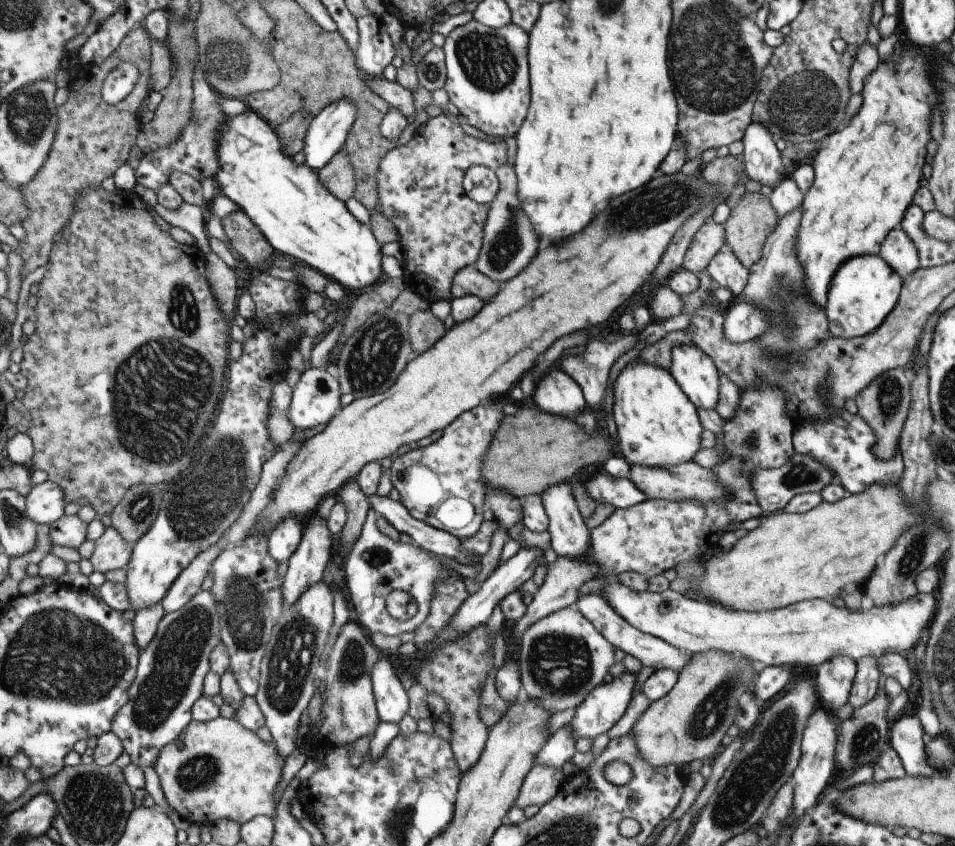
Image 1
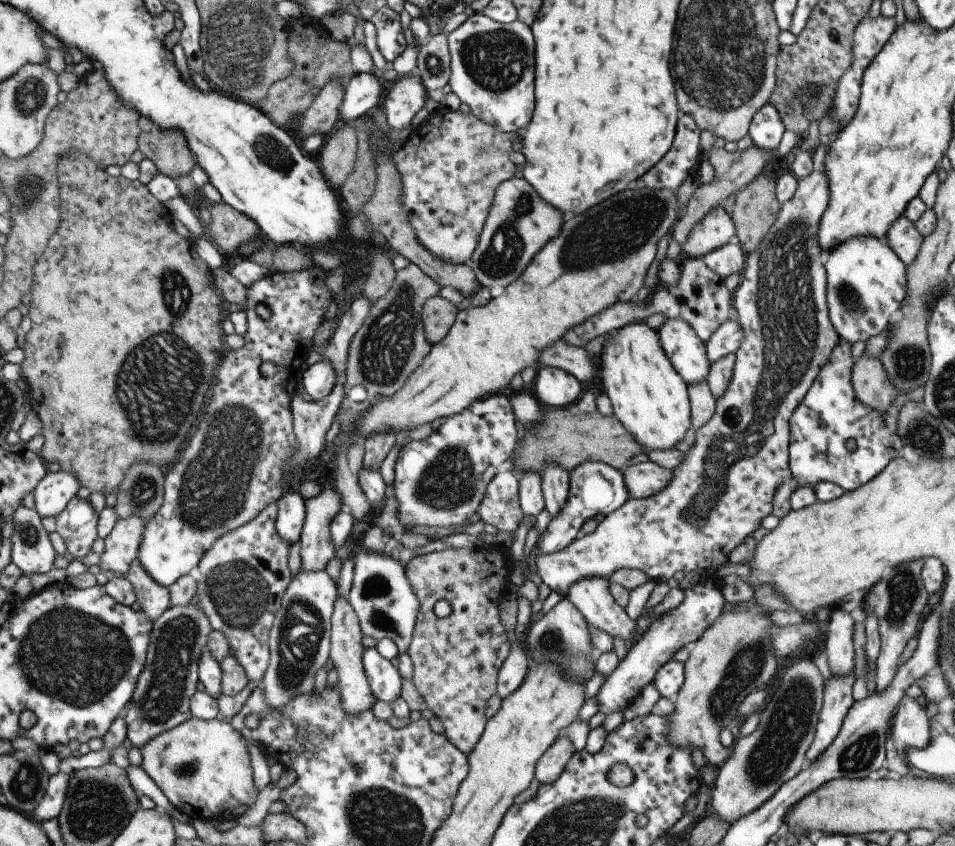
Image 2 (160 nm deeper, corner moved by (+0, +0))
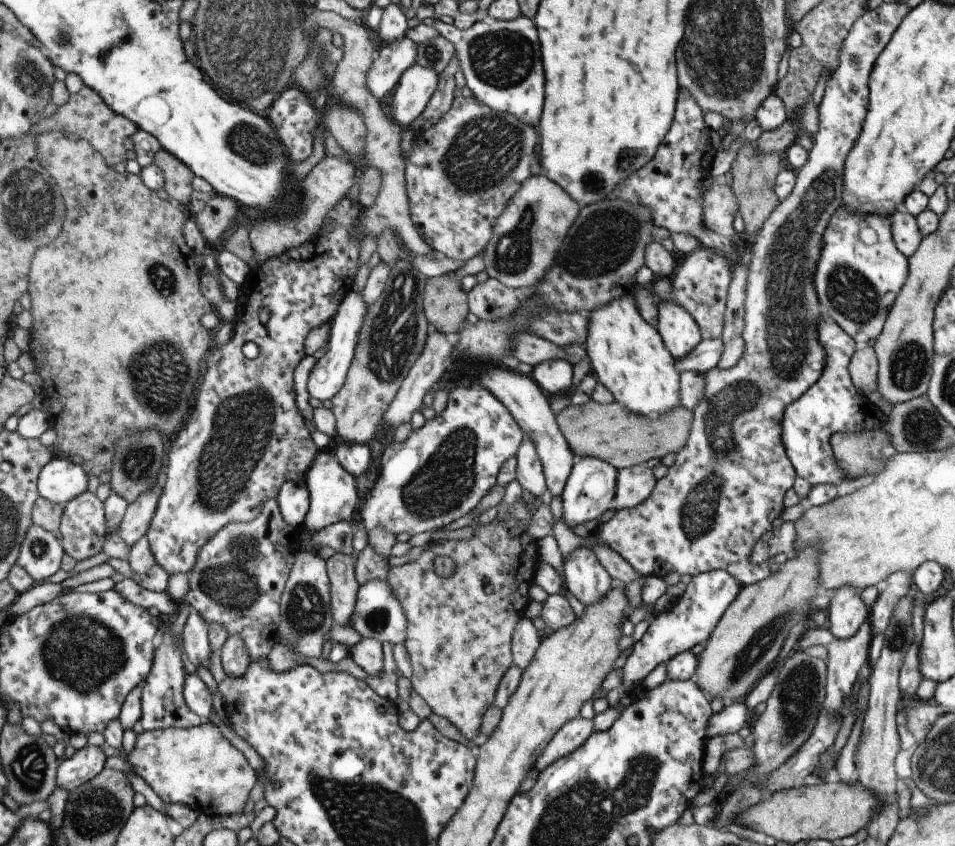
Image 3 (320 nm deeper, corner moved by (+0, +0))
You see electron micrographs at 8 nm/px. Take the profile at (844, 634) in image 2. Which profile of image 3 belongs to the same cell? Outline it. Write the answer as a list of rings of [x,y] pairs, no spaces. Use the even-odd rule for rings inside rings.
[[[843,585],[833,589],[825,608],[829,632],[838,639],[849,638],[869,615],[859,597],[859,590]]]

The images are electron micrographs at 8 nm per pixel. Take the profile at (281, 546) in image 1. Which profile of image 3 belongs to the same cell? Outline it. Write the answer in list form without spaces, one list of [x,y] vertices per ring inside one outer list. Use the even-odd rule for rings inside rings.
[[[285,480],[275,499],[283,520],[293,528],[301,527],[308,511],[308,490],[302,480]]]

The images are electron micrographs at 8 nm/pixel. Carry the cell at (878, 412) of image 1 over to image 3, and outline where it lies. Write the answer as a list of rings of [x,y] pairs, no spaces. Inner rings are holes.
[[[857,346],[848,362],[848,373],[853,386],[861,394],[876,390],[878,366],[873,347]]]

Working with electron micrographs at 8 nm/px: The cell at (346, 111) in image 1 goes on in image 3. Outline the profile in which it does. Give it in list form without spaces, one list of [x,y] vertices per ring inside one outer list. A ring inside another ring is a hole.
[[[405,36],[394,40],[392,43],[387,43],[382,50],[379,50],[379,52],[375,54],[373,62],[366,74],[366,85],[371,91],[371,94],[376,96],[378,102],[381,97],[389,97],[391,90],[393,90],[394,86],[397,84],[401,73],[415,64],[416,48],[417,44],[413,43]]]

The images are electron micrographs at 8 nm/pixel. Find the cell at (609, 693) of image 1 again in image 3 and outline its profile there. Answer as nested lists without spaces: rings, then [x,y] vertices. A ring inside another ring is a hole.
[[[723,569],[705,571],[691,577],[683,594],[676,597],[667,610],[651,617],[645,633],[631,646],[622,666],[623,680],[619,691],[630,692],[630,689],[641,682],[658,664],[666,663],[676,654],[688,651],[695,644],[706,642],[723,611],[739,591],[739,582]]]

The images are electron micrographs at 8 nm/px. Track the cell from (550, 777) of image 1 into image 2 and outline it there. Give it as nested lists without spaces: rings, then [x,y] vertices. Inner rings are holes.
[[[561,734],[556,740],[543,752],[539,761],[534,767],[534,778],[539,784],[549,784],[557,779],[561,774],[565,764],[572,756],[574,748],[564,734]]]

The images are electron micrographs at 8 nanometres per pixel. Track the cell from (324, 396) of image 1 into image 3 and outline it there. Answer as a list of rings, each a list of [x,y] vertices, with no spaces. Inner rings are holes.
[[[353,287],[341,299],[335,314],[330,322],[329,338],[325,346],[325,354],[316,360],[306,382],[306,389],[309,397],[317,400],[326,401],[343,386],[343,381],[354,355],[354,348],[357,344],[358,332],[363,324],[365,315],[368,313],[368,304],[365,302],[361,291]]]

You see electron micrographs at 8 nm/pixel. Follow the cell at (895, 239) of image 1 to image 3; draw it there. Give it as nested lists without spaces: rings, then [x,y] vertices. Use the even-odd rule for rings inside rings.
[[[892,212],[890,229],[895,248],[906,258],[910,257],[919,246],[922,234],[916,225],[915,217],[908,212]]]

